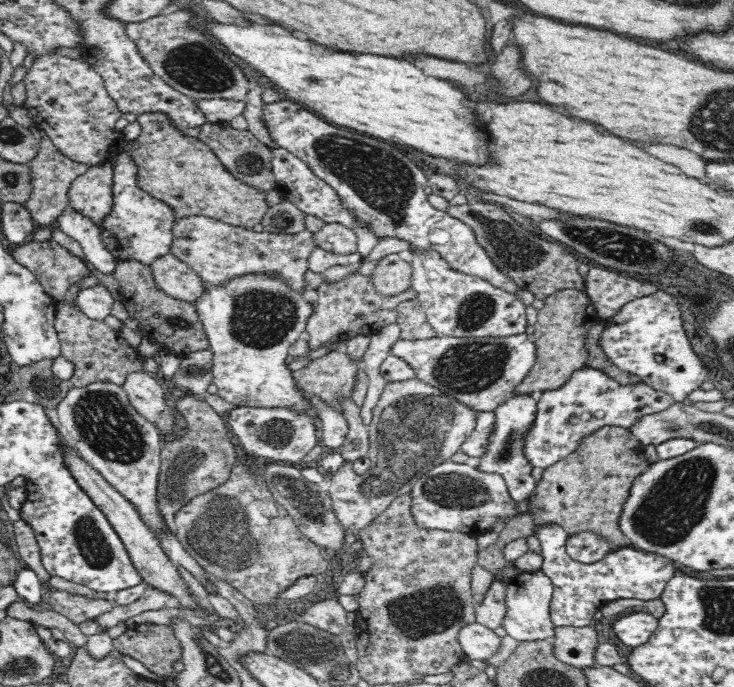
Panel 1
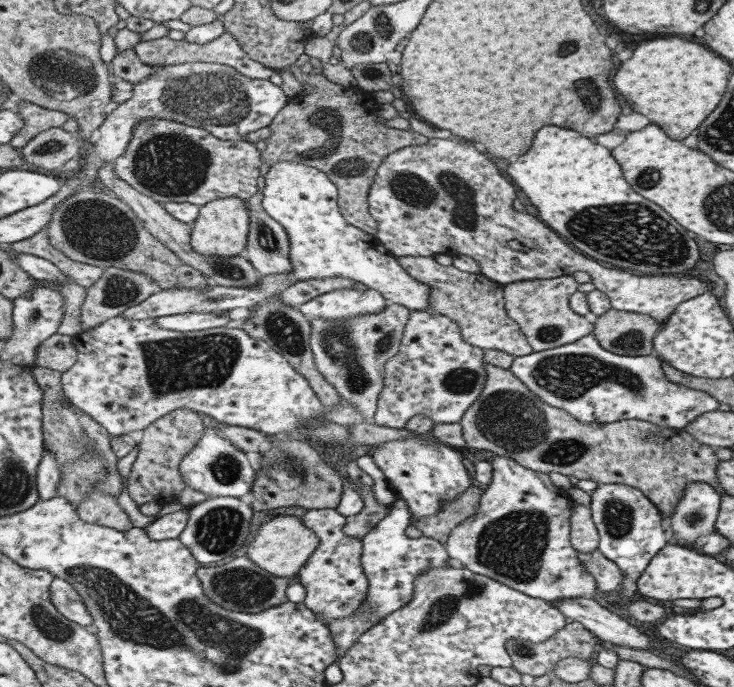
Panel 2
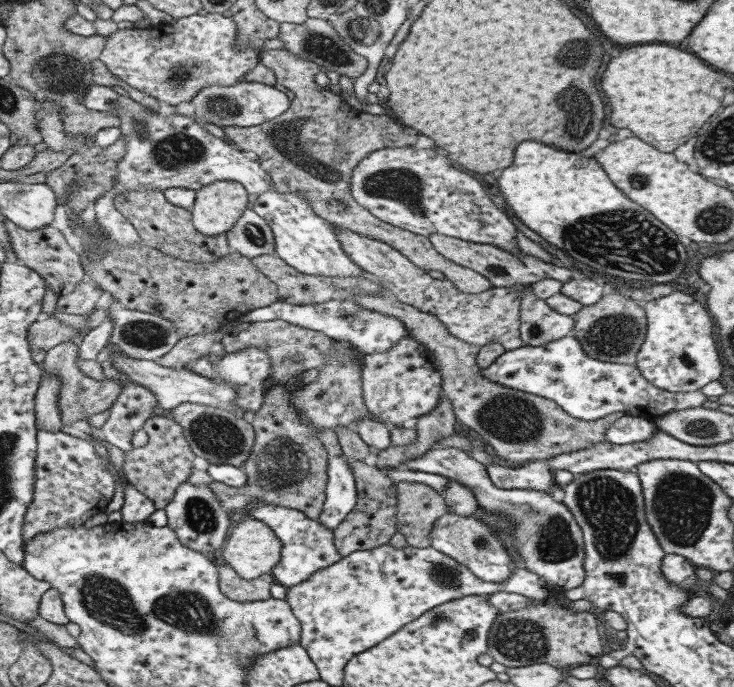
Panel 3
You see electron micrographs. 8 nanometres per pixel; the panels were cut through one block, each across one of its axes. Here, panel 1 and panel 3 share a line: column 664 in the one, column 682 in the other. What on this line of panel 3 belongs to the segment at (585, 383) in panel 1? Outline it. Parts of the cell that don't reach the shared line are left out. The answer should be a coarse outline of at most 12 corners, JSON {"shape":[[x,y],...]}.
{"shape":[[571,335],[505,351],[495,384],[553,401],[580,421],[654,422],[701,407],[635,365],[589,358]]}

